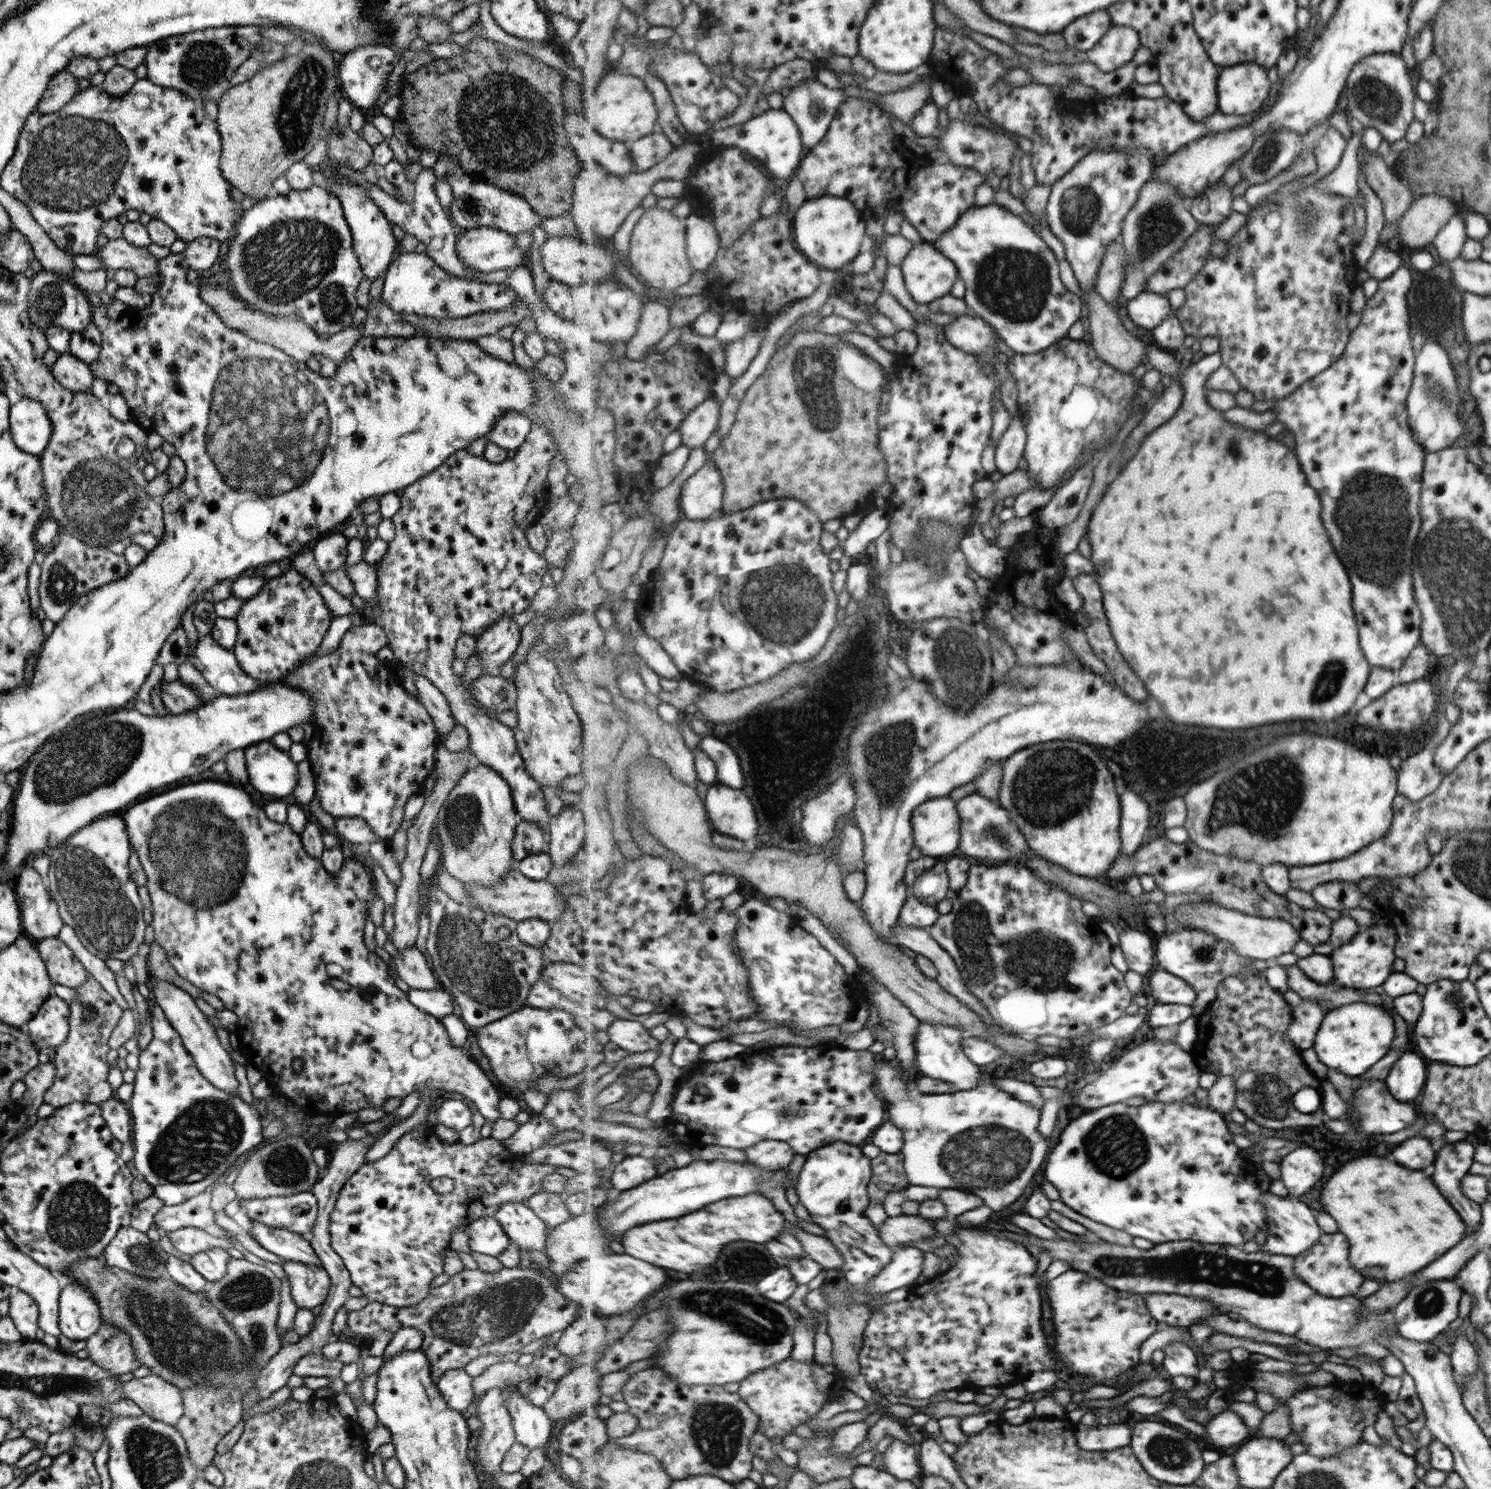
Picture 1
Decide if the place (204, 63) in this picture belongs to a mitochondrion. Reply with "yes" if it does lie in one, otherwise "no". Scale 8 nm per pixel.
yes

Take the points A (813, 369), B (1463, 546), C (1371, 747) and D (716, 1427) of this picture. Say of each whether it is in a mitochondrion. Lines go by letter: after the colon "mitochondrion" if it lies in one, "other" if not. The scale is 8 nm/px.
A: mitochondrion
B: mitochondrion
C: other
D: mitochondrion

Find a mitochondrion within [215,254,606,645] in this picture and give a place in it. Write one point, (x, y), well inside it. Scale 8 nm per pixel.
(557, 407)

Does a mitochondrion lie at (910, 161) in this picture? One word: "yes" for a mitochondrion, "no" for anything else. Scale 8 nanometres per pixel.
no

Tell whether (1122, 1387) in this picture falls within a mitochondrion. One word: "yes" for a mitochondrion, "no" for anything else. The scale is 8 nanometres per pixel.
no

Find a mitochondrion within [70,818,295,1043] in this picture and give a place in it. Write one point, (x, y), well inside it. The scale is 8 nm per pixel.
(88, 1012)

